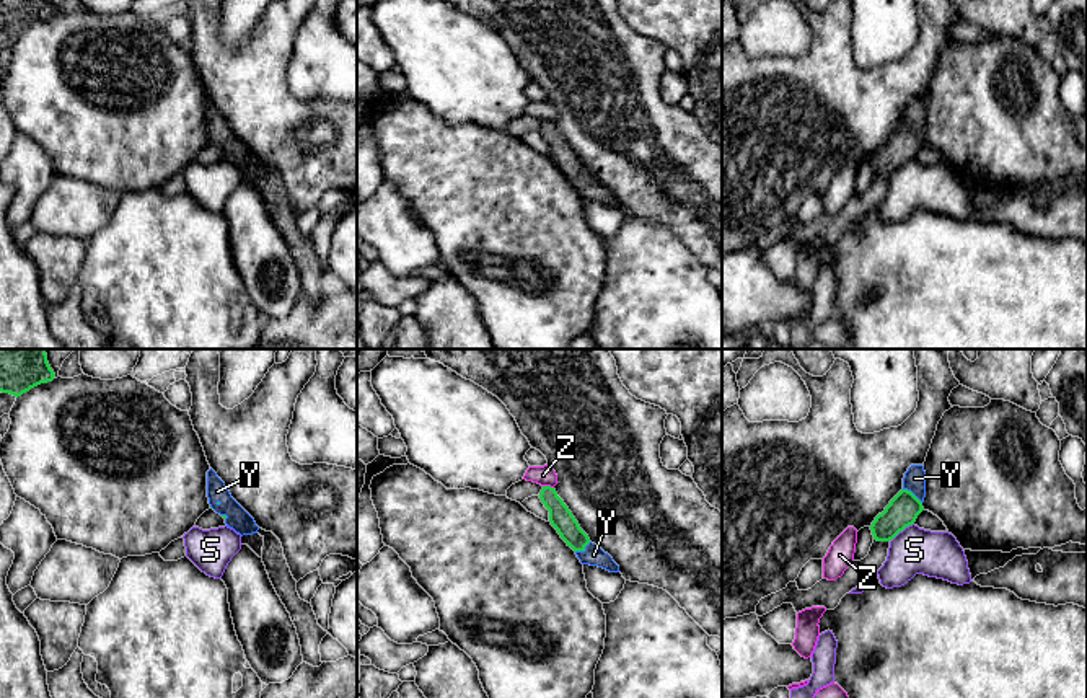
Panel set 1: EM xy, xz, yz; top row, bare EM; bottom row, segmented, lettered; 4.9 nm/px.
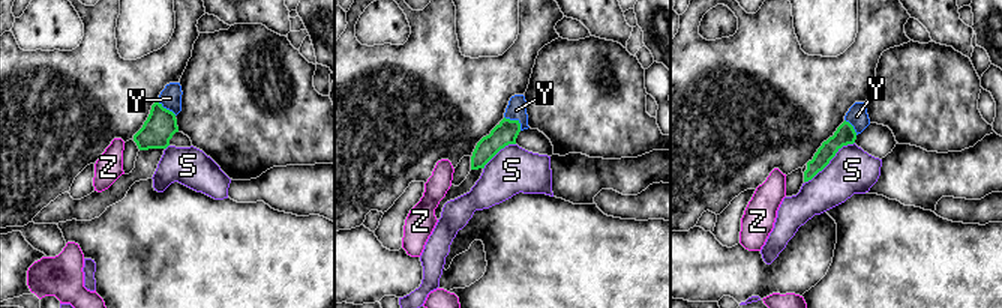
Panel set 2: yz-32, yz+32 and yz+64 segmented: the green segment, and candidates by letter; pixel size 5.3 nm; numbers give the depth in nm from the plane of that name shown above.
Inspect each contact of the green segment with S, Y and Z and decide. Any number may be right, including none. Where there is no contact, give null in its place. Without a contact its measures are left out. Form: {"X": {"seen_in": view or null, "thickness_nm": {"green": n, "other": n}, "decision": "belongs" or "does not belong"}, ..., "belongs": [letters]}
{"S": {"seen_in": "yz", "thickness_nm": {"green": 160, "other": 220}, "decision": "does not belong"}, "Y": {"seen_in": "yz", "thickness_nm": {"green": 160, "other": 110}, "decision": "belongs"}, "Z": {"seen_in": "xz", "thickness_nm": {"green": 110, "other": 100}, "decision": "does not belong"}, "belongs": ["Y"]}

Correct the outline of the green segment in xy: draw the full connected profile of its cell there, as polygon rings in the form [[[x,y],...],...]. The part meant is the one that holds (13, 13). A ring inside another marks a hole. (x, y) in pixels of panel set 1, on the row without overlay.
[[[0,0],[0,26],[18,33],[54,11],[51,0]]]

